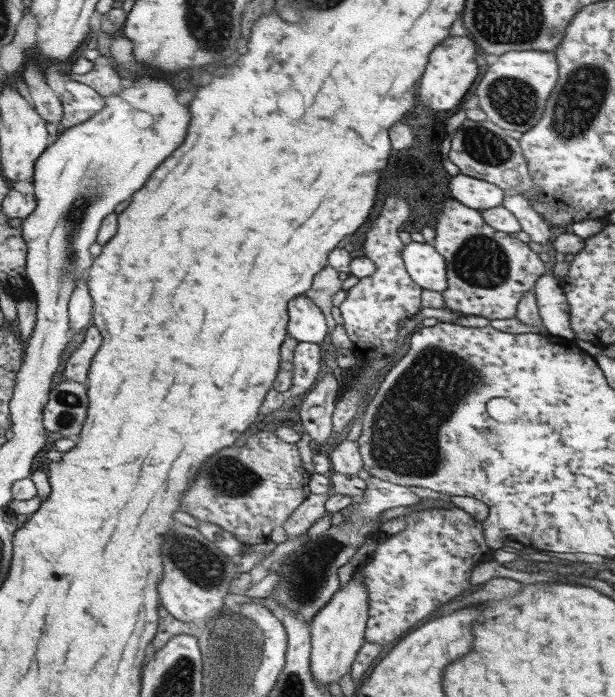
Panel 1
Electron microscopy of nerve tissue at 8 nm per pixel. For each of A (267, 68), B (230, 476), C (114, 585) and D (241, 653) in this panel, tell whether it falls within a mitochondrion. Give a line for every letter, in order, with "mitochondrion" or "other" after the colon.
A: other
B: mitochondrion
C: other
D: mitochondrion

